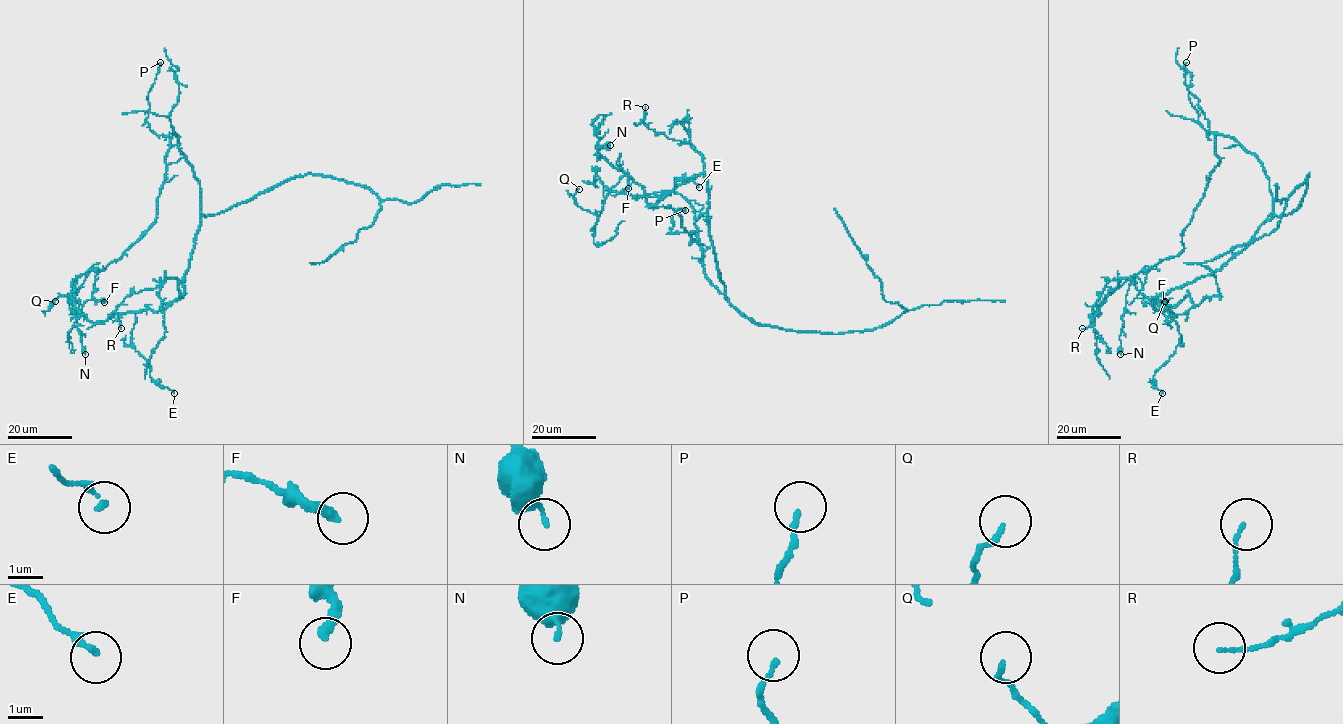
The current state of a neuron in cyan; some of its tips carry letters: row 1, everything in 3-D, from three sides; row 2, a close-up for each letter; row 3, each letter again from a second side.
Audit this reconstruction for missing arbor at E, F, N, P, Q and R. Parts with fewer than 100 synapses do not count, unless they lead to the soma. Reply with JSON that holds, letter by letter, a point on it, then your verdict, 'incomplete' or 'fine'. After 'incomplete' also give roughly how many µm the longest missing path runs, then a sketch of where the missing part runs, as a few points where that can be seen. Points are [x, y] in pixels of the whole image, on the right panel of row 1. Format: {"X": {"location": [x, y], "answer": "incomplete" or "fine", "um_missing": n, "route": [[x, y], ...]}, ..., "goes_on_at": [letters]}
{"E": {"location": [1162, 393], "answer": "fine"}, "F": {"location": [1164, 302], "answer": "fine"}, "N": {"location": [1120, 354], "answer": "fine"}, "P": {"location": [1186, 62], "answer": "fine"}, "Q": {"location": [1165, 301], "answer": "fine"}, "R": {"location": [1082, 328], "answer": "fine"}, "goes_on_at": []}

